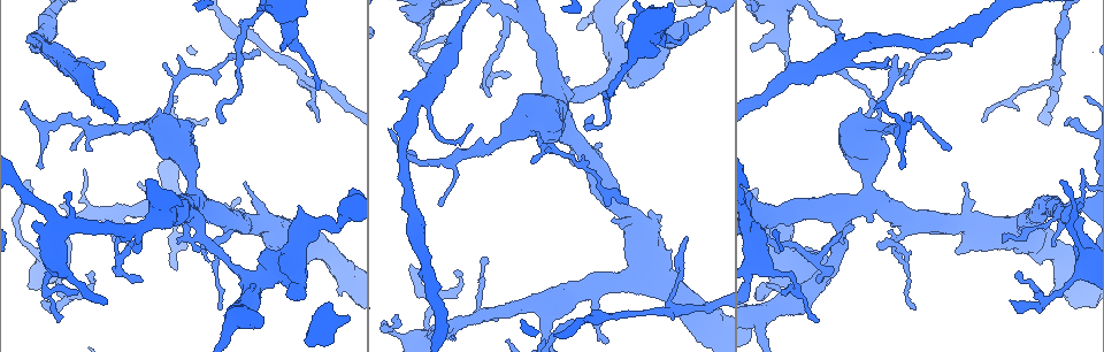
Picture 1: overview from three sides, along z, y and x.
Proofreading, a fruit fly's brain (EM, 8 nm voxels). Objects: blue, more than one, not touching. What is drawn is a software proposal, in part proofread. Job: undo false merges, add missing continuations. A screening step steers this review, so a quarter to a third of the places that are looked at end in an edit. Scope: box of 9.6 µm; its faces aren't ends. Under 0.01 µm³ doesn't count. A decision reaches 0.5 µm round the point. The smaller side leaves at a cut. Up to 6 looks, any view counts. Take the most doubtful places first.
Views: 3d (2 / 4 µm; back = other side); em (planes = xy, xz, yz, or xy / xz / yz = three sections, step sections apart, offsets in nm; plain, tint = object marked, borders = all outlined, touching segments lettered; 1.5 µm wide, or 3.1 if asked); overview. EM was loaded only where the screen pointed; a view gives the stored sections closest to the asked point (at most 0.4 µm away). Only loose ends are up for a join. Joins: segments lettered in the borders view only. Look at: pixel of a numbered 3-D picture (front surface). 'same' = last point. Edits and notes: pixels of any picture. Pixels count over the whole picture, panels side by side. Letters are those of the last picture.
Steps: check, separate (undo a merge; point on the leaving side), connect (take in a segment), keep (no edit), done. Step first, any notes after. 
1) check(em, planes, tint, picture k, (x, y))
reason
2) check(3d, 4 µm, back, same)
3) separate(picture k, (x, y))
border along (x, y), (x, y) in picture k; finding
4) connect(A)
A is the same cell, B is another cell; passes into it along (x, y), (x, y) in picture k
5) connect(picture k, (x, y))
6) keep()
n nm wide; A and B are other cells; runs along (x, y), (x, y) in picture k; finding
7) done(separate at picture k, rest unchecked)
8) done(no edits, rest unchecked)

check(3d, 2 µm, picture 1, (411, 267))
free end

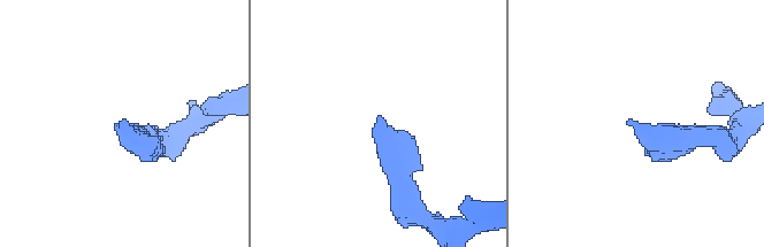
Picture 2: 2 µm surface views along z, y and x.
check(em, planes, borders, picture 2, (629, 123))

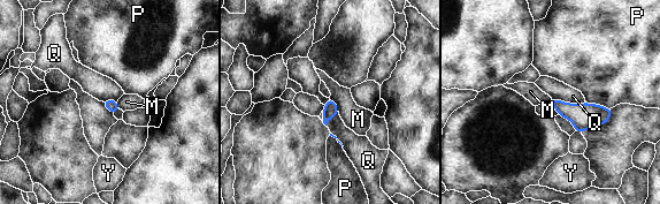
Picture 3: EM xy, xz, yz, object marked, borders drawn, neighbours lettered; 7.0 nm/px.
keep()
M, P, Q and Y are other cells; no lettered segment goes on from it

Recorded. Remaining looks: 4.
check(em, xy, step 4, tint, picture 1, (816, 319))

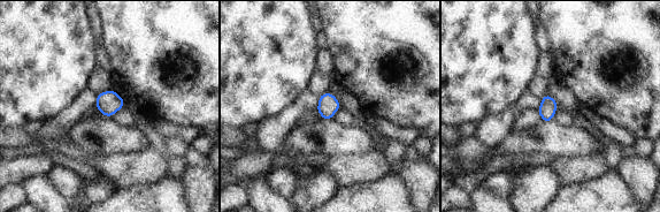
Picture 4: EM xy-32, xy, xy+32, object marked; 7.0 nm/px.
check(em, planes, tint, same)

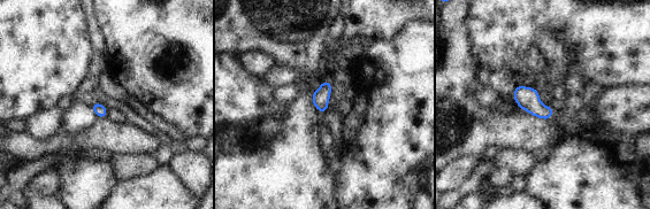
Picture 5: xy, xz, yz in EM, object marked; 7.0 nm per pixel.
check(em, planes, borders, same)

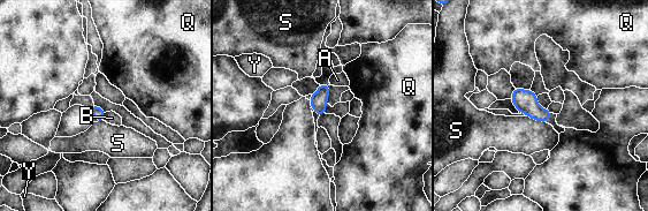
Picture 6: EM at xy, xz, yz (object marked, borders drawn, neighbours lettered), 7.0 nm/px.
keep()
A, B, Q, S and Y are other cells; no lettered segment goes on from it

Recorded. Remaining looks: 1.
done(no edits, rest unchecked)

